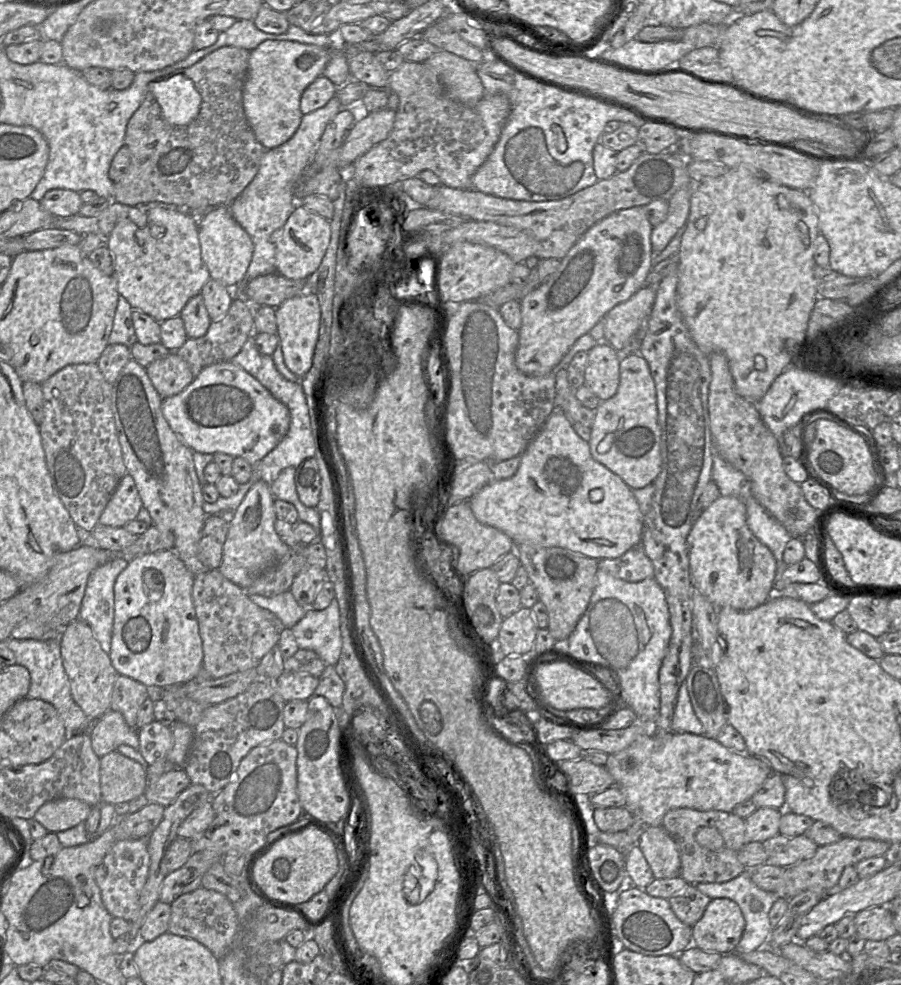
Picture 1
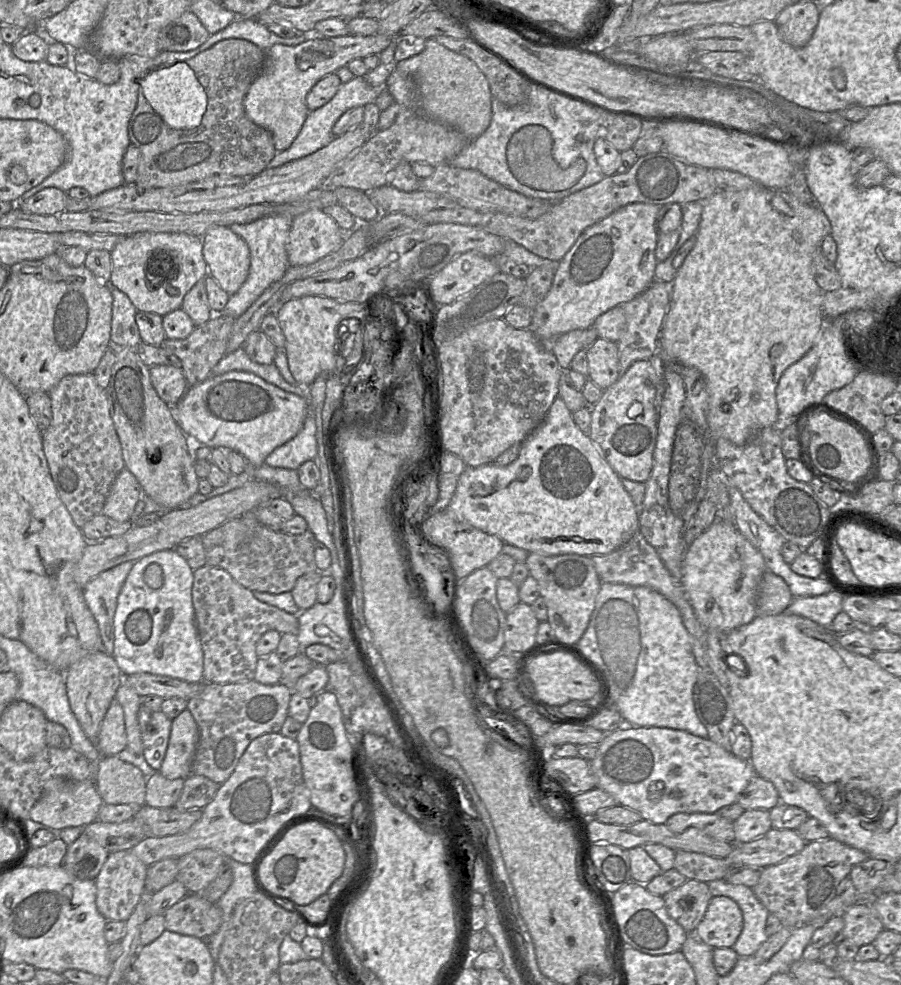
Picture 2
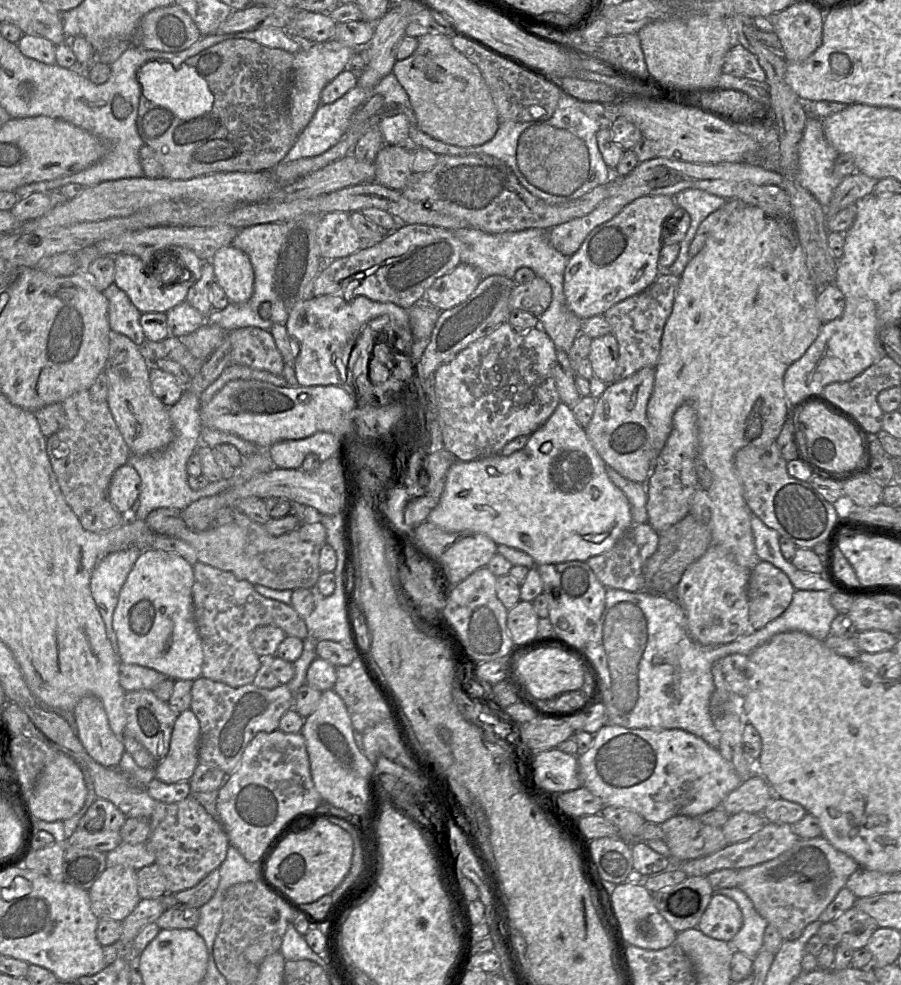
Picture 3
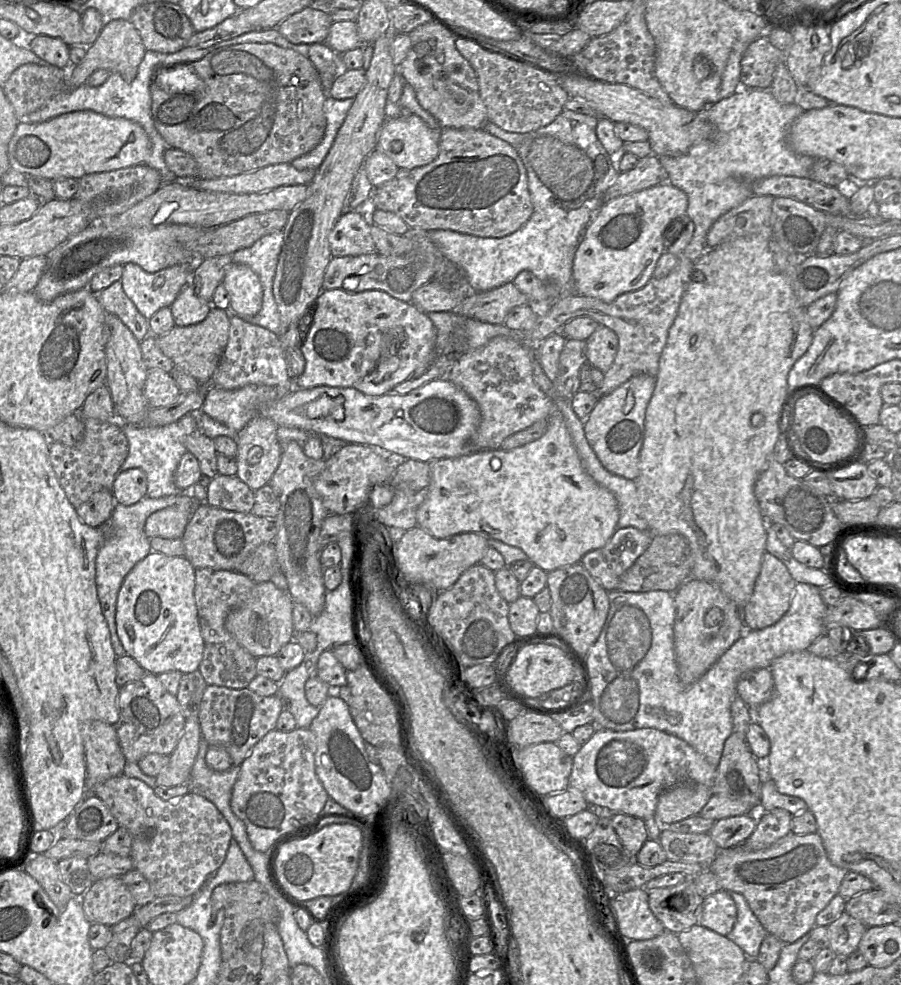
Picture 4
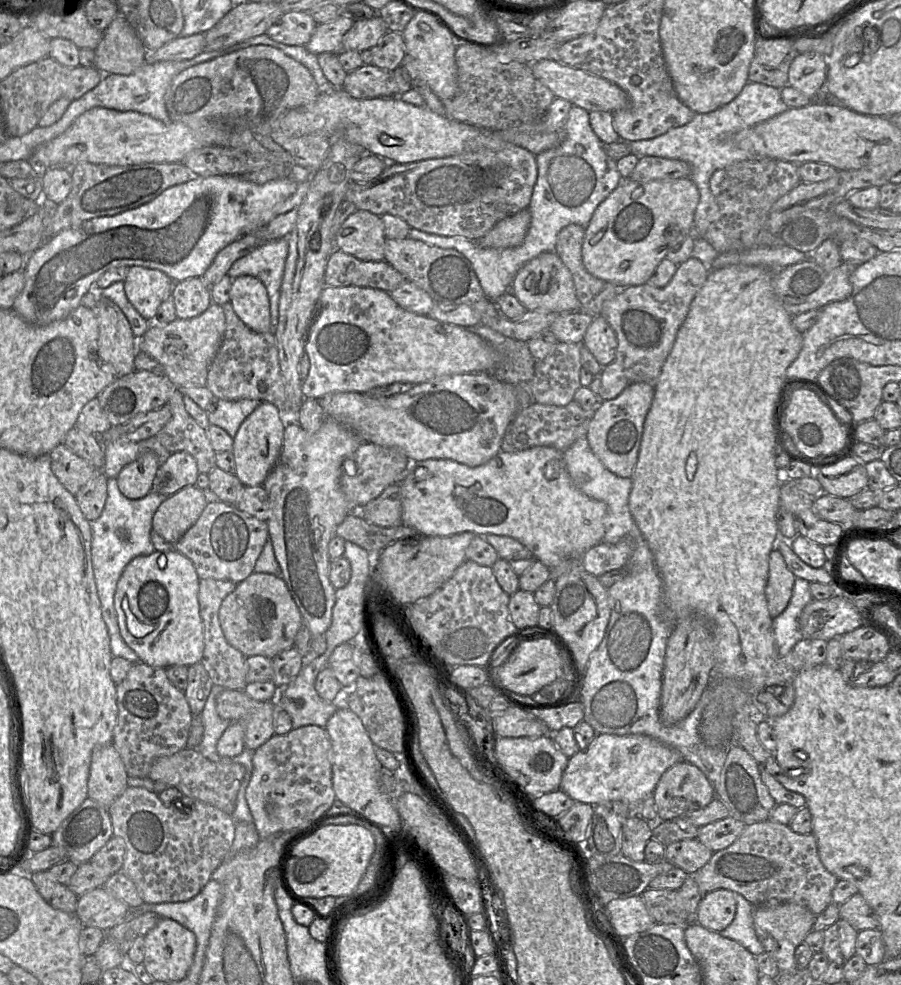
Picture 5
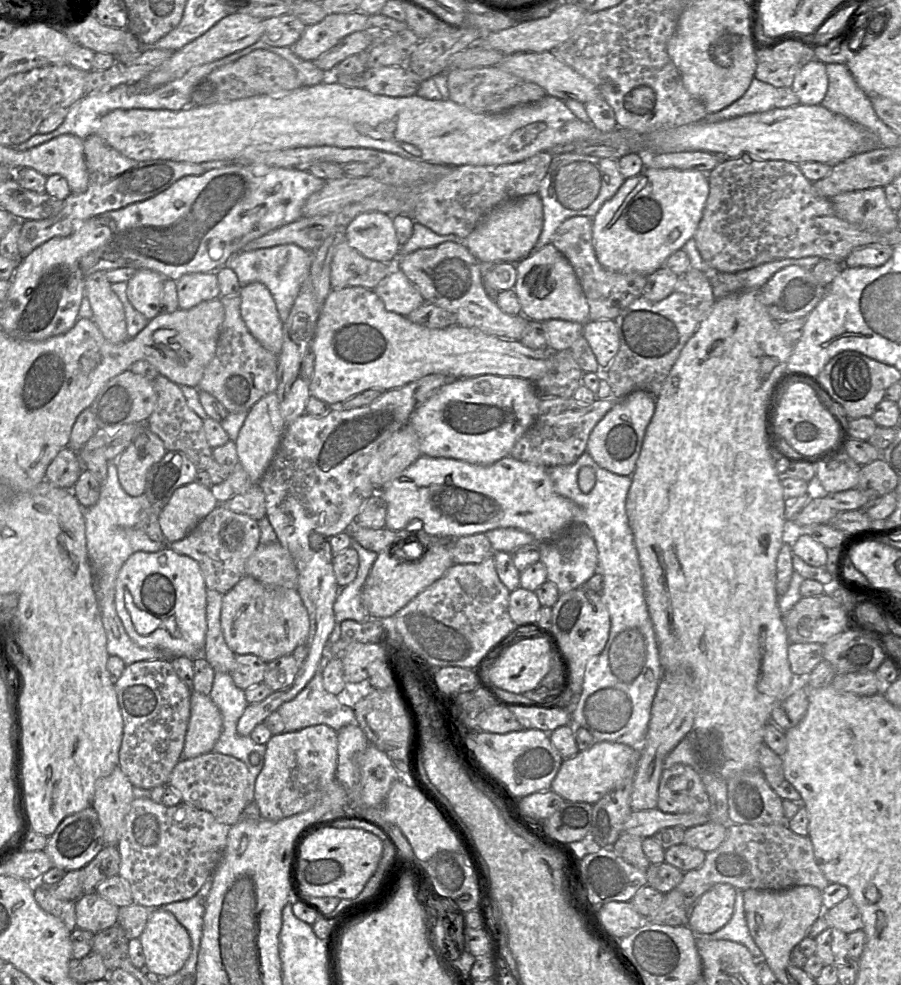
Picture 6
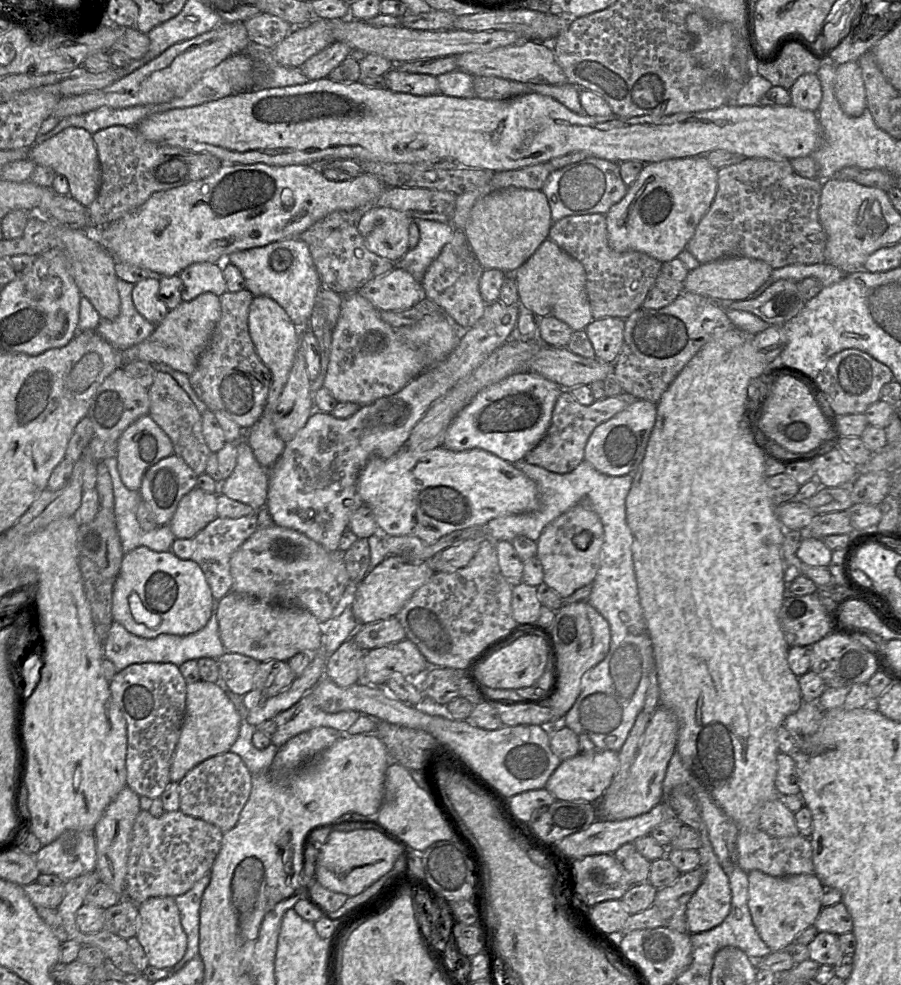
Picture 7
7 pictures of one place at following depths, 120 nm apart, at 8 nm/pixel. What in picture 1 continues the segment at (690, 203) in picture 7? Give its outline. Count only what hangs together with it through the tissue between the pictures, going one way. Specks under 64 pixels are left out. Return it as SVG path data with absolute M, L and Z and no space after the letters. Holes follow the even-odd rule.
M637 206L629 209L619 210L602 219L589 228L573 245L568 254L561 260L556 272L545 283L540 284L536 289L520 300L522 324L518 329L519 342L515 353L515 365L524 374L529 376L544 376L554 372L562 358L569 351L575 341L589 331L600 321L614 306L627 301L639 289L645 286L646 278L653 267L653 250L651 245L651 232L653 226L646 216L644 206Z

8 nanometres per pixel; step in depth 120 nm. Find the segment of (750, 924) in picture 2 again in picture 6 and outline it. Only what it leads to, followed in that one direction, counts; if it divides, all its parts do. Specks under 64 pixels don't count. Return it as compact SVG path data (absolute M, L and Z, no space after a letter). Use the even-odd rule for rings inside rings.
M736 890L734 911L729 922L718 931L701 935L709 940L729 940L744 945L756 960L762 959L762 952L750 935L744 911L743 890Z

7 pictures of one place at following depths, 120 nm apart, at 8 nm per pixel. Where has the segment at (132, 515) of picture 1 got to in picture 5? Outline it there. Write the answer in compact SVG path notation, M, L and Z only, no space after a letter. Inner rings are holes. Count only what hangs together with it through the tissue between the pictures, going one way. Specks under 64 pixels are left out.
M145 452L136 460L122 468L117 476L121 493L128 499L141 499L153 487L153 481L159 468L154 452Z

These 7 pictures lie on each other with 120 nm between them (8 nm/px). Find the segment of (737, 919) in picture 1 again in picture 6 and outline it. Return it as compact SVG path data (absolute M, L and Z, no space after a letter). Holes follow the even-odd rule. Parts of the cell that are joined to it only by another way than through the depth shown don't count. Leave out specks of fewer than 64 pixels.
M716 884L703 893L690 911L688 926L696 936L712 934L732 917L736 889L729 884Z

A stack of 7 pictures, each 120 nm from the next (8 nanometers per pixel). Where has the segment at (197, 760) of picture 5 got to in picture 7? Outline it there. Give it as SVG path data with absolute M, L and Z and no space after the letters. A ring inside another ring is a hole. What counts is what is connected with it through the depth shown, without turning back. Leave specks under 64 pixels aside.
M230 751L212 756L193 767L179 782L180 811L217 826L223 833L231 830L249 799L251 773L242 758Z

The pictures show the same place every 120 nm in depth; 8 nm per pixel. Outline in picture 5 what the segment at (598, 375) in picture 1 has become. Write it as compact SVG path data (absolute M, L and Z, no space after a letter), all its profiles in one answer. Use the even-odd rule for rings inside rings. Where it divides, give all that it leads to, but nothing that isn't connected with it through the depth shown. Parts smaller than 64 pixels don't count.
M601 316L594 317L584 334L582 344L602 367L610 364L616 356L617 337L615 331Z

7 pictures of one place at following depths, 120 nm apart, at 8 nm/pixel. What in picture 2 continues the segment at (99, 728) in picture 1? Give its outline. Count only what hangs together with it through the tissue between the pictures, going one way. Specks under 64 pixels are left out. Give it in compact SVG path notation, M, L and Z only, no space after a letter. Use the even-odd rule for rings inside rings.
M116 699L112 700L106 711L95 745L102 756L117 755L127 747L124 711Z

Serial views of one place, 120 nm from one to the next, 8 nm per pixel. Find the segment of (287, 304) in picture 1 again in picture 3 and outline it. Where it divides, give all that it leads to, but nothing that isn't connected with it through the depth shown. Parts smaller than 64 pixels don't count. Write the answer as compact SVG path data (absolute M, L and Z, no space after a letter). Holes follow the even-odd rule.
M339 295L310 297L291 306L285 323L290 337L298 344L299 353L293 367L300 386L336 385L355 397L353 388L343 382L343 364L340 357L349 356L361 330L372 319L388 315L395 332L394 348L410 355L414 337L410 327L408 310L391 302L377 302L365 296L350 301Z

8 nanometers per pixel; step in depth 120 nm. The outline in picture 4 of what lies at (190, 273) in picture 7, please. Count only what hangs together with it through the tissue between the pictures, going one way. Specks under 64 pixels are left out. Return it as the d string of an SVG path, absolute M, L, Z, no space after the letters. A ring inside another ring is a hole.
M189 283L178 294L170 309L175 325L183 327L203 321L211 307L211 303L205 302L197 296L193 286Z

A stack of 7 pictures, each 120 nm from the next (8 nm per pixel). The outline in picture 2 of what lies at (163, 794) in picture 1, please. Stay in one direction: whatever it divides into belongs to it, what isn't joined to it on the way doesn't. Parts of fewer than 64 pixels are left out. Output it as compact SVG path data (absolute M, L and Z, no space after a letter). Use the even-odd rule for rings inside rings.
M156 771L146 779L145 804L155 808L173 807L179 799L185 779L168 779Z

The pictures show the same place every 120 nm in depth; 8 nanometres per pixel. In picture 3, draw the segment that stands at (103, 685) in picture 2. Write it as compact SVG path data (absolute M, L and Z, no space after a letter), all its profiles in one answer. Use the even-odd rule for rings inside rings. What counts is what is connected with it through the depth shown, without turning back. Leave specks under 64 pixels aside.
M84 696L73 709L76 722L76 734L87 753L106 768L117 768L125 752L122 736L117 736L110 728L107 714L99 698Z

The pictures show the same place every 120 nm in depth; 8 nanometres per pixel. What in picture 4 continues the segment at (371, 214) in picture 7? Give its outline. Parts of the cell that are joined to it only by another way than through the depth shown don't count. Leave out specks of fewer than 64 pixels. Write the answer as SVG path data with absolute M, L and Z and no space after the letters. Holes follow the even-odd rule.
M364 211L343 213L329 234L332 256L359 256L376 252L371 236L372 225Z

